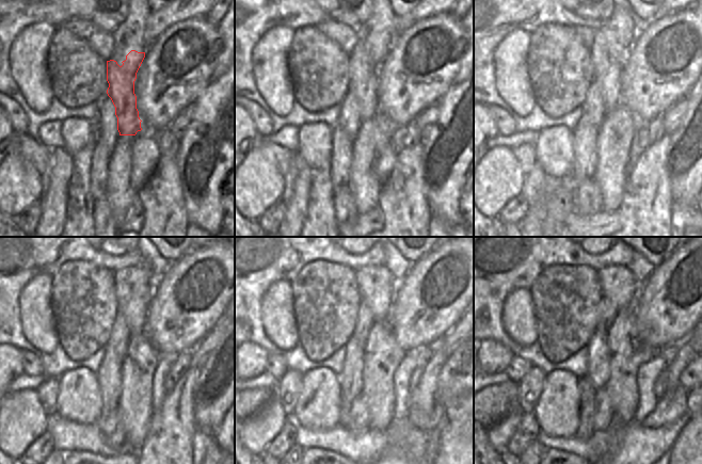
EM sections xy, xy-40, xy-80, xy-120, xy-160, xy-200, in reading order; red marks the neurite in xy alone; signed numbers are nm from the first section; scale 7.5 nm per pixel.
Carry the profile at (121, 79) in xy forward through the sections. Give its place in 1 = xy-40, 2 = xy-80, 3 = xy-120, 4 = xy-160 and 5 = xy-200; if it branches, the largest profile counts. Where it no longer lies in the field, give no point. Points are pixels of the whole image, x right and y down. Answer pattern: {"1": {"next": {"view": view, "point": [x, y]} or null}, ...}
{"1": {"next": {"view": "xy-40", "point": [365, 65]}}, "2": {"next": {"view": "xy-80", "point": [608, 60]}}, "3": {"next": {"view": "xy-120", "point": [133, 286]}}, "4": {"next": {"view": "xy-160", "point": [377, 286]}}, "5": {"next": {"view": "xy-200", "point": [618, 284]}}}

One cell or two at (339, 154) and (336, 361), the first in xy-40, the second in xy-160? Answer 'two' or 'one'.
two

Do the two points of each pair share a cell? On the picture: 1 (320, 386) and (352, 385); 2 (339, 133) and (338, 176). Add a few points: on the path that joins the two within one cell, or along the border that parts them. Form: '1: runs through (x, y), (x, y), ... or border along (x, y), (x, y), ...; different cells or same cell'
1: border along (336, 374), (341, 397); different cells
2: runs through (339, 144), (339, 165); same cell

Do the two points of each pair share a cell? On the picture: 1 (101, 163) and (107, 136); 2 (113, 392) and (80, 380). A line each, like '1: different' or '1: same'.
1: different
2: different

